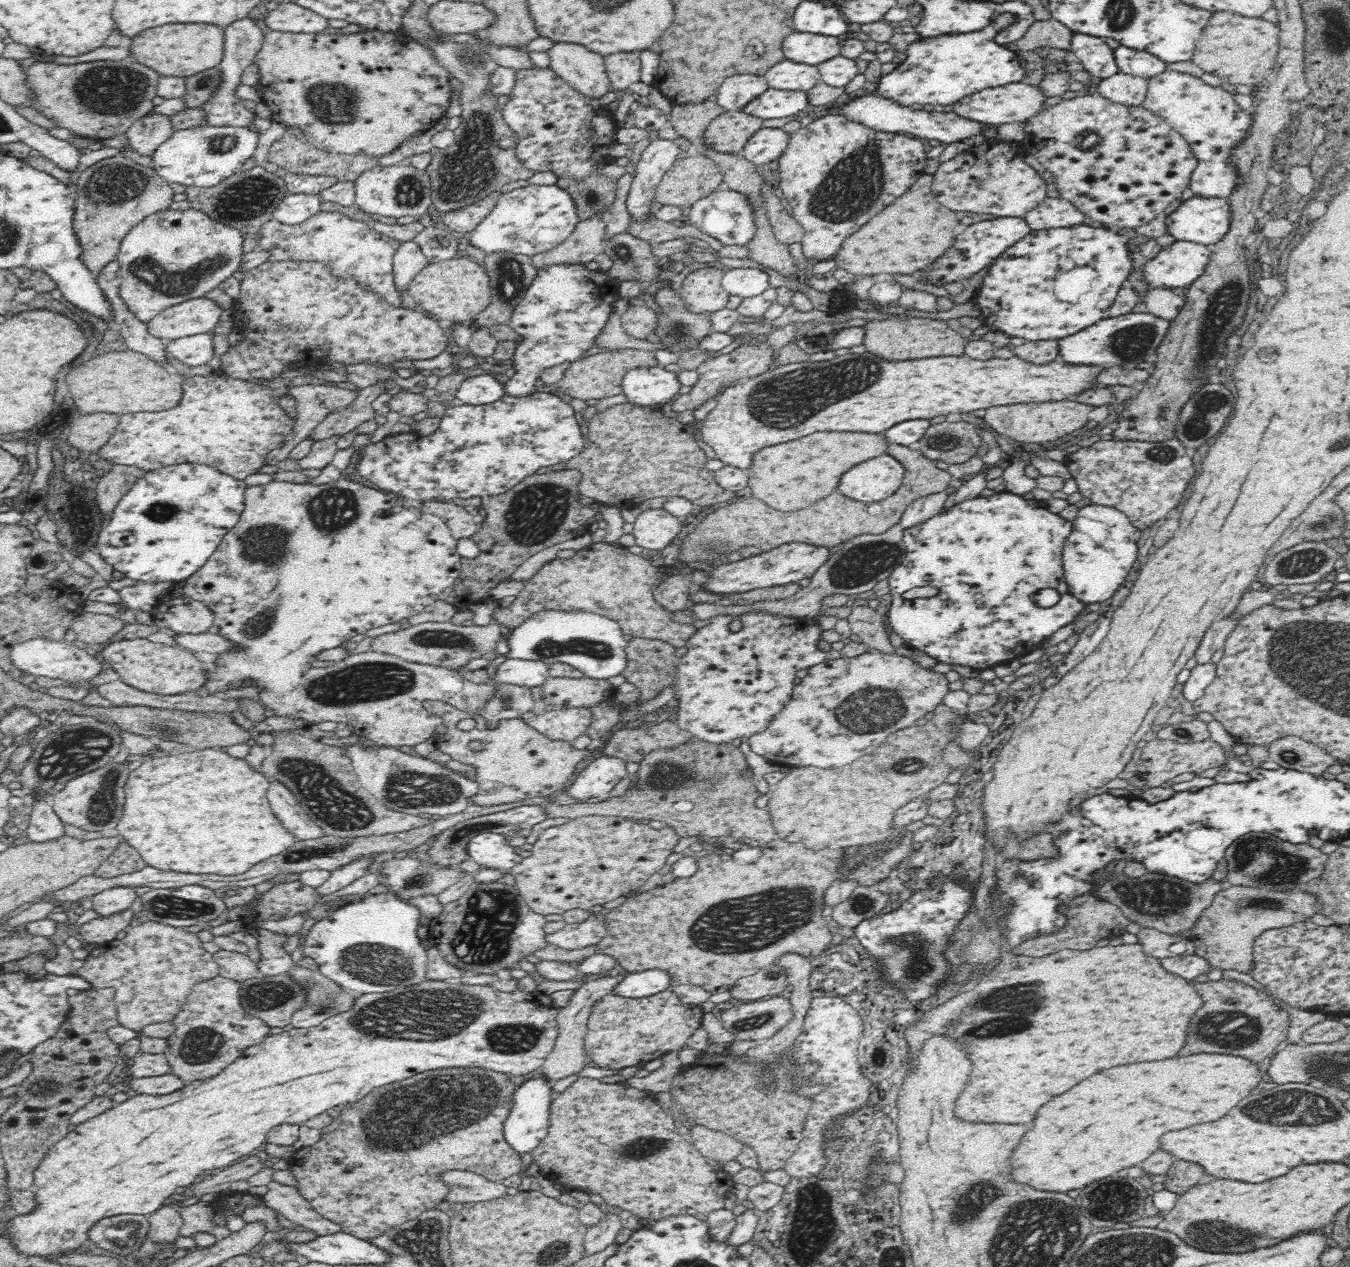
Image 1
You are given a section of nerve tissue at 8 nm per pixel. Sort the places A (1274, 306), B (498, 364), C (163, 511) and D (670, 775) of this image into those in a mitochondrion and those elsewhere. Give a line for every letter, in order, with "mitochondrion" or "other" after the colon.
A: other
B: other
C: mitochondrion
D: mitochondrion

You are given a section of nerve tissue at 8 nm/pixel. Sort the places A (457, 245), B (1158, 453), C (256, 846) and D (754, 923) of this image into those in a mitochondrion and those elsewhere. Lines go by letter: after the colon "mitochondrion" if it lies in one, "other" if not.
A: other
B: mitochondrion
C: other
D: mitochondrion

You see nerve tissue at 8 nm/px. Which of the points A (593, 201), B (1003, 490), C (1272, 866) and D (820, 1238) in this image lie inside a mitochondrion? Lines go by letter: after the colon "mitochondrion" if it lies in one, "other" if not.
A: mitochondrion
B: other
C: mitochondrion
D: other

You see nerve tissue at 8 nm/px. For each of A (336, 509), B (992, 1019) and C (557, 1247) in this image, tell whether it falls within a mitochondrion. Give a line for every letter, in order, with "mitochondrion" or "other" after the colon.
A: mitochondrion
B: mitochondrion
C: mitochondrion

